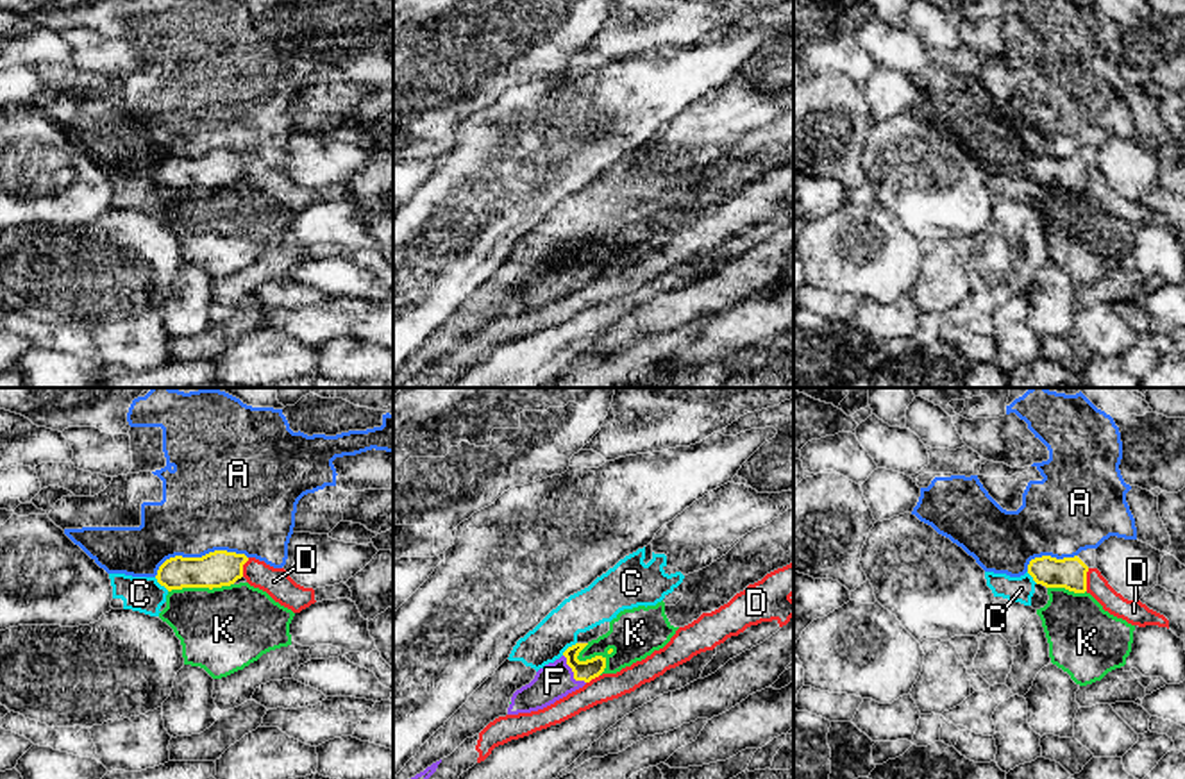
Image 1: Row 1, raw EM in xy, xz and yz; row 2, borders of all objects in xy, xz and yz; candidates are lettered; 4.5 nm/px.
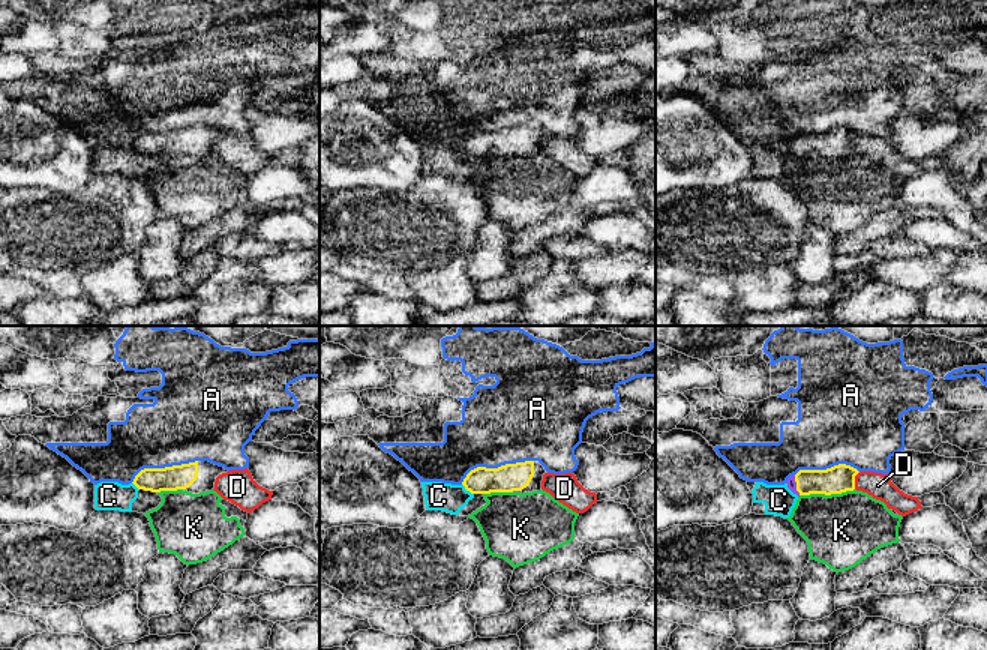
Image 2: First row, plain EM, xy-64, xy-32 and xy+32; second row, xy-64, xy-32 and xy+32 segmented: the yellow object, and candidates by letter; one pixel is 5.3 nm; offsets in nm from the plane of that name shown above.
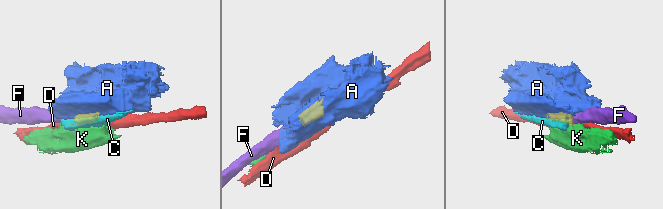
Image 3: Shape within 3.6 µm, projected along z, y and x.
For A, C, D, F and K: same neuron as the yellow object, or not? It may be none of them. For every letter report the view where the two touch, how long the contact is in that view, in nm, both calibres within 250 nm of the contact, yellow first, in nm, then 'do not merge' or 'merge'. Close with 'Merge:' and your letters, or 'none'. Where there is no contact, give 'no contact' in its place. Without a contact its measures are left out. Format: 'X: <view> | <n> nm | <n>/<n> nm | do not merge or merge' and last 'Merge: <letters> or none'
A: xy | 440 nm | 160/420 nm | do not merge
C: xz | 90 nm | 100/180 nm | do not merge
D: yz | 110 nm | 140/100 nm | do not merge
F: xz | 170 nm | 100/160 nm | merge
K: xy | 300 nm | 160/380 nm | do not merge
Merge: F

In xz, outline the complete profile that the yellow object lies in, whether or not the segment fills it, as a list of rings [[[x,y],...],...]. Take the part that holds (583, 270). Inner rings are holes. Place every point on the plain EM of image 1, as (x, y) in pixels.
[[[576,243],[559,259],[540,268],[529,284],[513,293],[508,314],[543,309],[599,277],[606,268],[606,257],[579,261],[577,255],[586,245]]]

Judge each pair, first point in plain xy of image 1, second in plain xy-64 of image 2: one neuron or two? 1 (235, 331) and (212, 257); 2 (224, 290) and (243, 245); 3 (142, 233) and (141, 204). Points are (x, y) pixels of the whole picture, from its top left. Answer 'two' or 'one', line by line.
1: one
2: two
3: one

